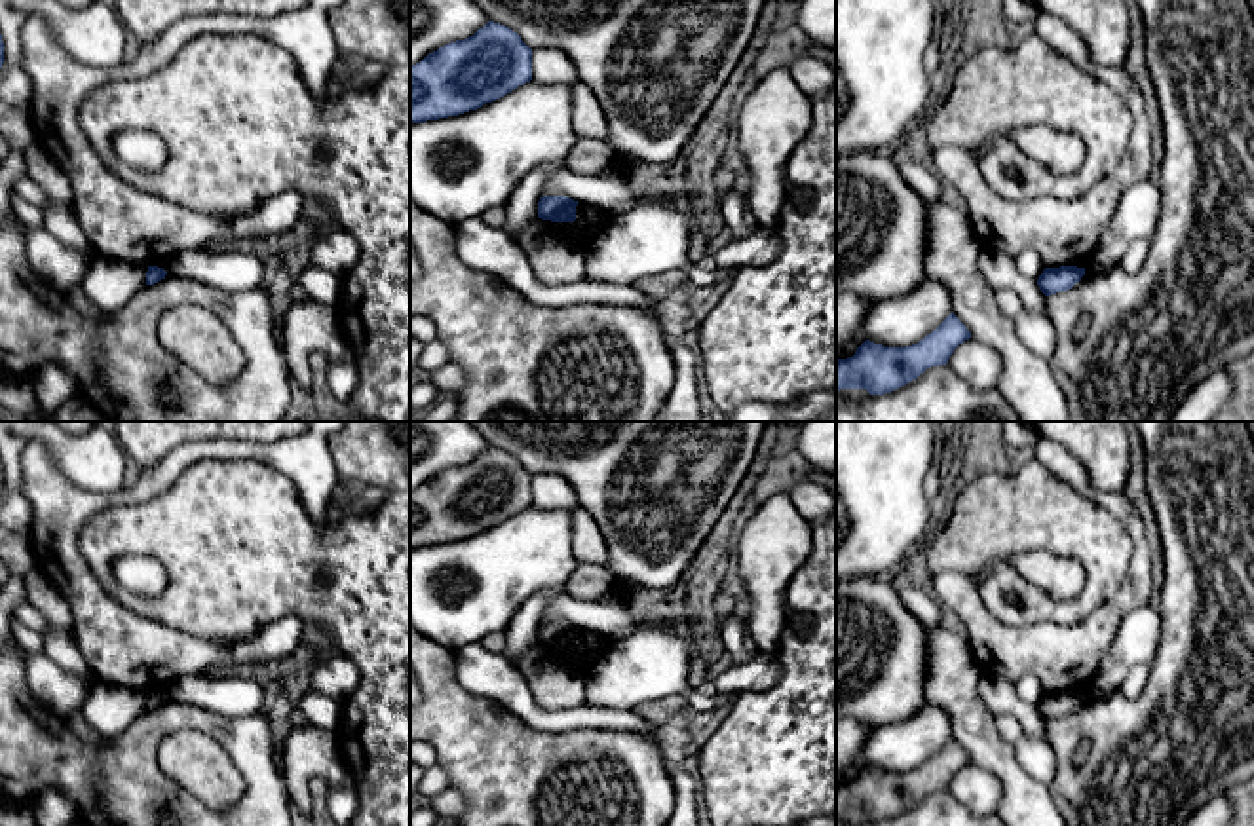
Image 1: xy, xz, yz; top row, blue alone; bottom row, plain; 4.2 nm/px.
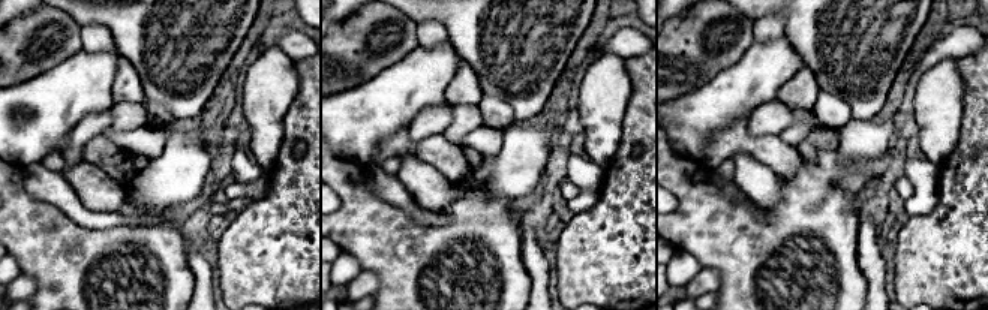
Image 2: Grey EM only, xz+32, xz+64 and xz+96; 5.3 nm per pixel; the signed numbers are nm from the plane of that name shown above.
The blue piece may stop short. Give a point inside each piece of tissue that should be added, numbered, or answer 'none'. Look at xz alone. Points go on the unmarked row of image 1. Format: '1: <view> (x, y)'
none

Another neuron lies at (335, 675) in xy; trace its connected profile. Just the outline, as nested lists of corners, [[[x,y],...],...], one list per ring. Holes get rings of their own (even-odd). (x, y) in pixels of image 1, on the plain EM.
[[[332,651],[317,659],[312,666],[312,680],[308,691],[319,691],[332,699],[344,701],[359,684],[359,668],[348,657]]]

